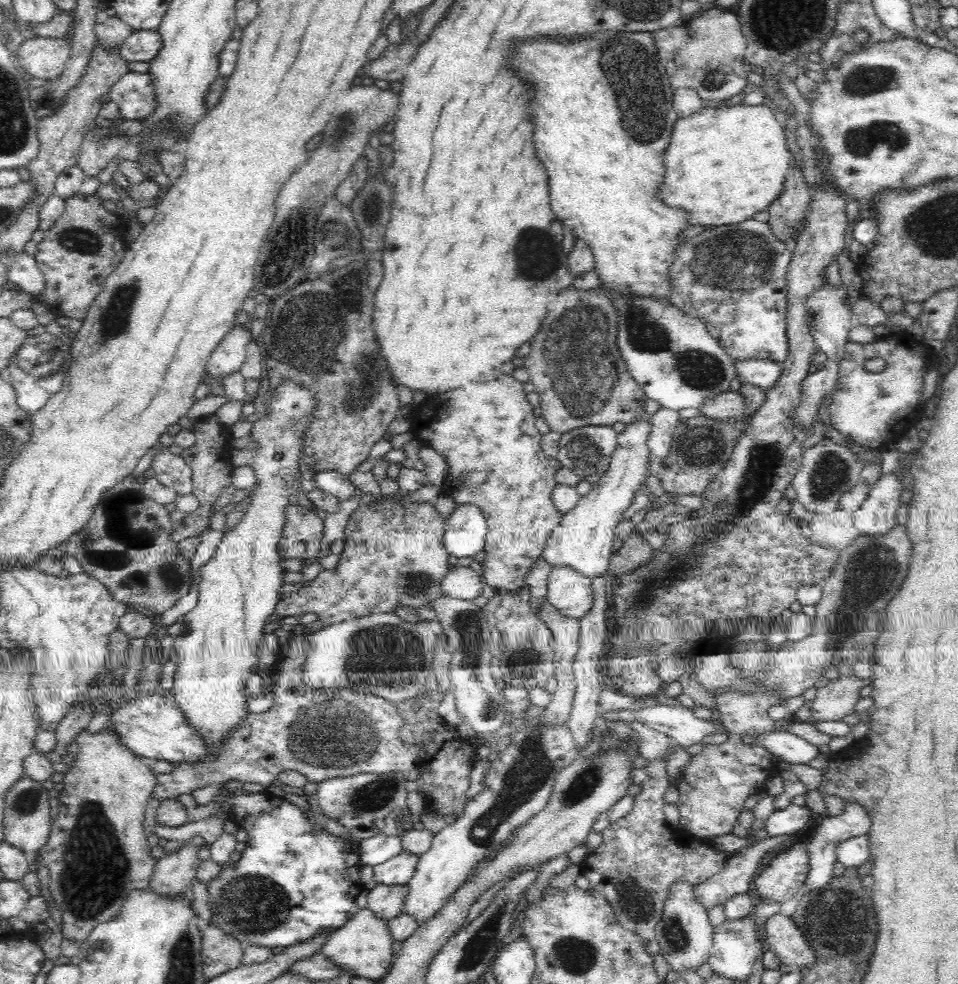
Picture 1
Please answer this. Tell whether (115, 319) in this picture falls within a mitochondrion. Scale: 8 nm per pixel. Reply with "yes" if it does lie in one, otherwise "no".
yes

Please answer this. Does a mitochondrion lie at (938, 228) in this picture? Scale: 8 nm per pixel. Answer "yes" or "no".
yes

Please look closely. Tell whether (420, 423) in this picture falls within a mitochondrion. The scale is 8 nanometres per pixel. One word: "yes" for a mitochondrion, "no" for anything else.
no

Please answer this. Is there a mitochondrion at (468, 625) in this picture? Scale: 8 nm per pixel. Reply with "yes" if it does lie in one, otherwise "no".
yes

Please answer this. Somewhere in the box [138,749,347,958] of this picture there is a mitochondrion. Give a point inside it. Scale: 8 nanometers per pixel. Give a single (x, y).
(255, 905)

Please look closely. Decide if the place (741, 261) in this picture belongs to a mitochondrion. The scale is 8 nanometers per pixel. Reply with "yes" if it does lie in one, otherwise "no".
yes

